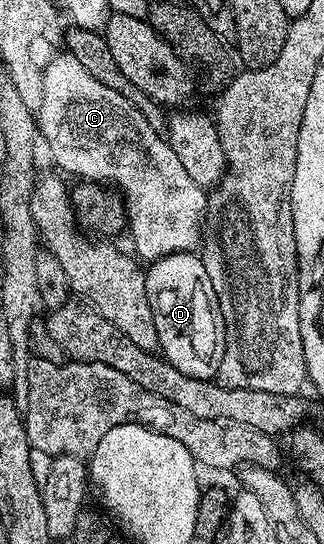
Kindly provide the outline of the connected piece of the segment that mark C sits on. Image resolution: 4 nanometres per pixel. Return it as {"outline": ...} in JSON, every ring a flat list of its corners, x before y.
{"outline":[[57,54,46,66,46,70,44,71,44,101,41,102,38,109,38,125,39,135,42,137,43,143,48,143,49,154,56,159,58,167,65,168,65,170,60,170,67,173,69,177,71,177,70,175,78,176,76,178,79,178,81,181,91,181,93,184,114,186,115,191,119,193,124,201,127,212,126,228,129,233,132,231,132,244,136,247,137,252,135,252,135,255,141,261,151,262,161,260,163,256,169,256,175,252,196,252,201,247,202,225,208,210,205,189,196,184,194,178,190,178,190,174,186,174,186,169,182,166,182,162,178,162,178,154,174,154,174,150,168,144,167,139,158,135,150,126,150,122,146,122,146,118,142,118,142,110,138,110,138,106,134,106,126,98,122,98,122,94,110,90,110,86,102,86,102,82,98,82,98,78,94,78,90,74,90,70,86,70,86,66,82,66,82,62,78,62,78,58,74,58,71,54]]}

